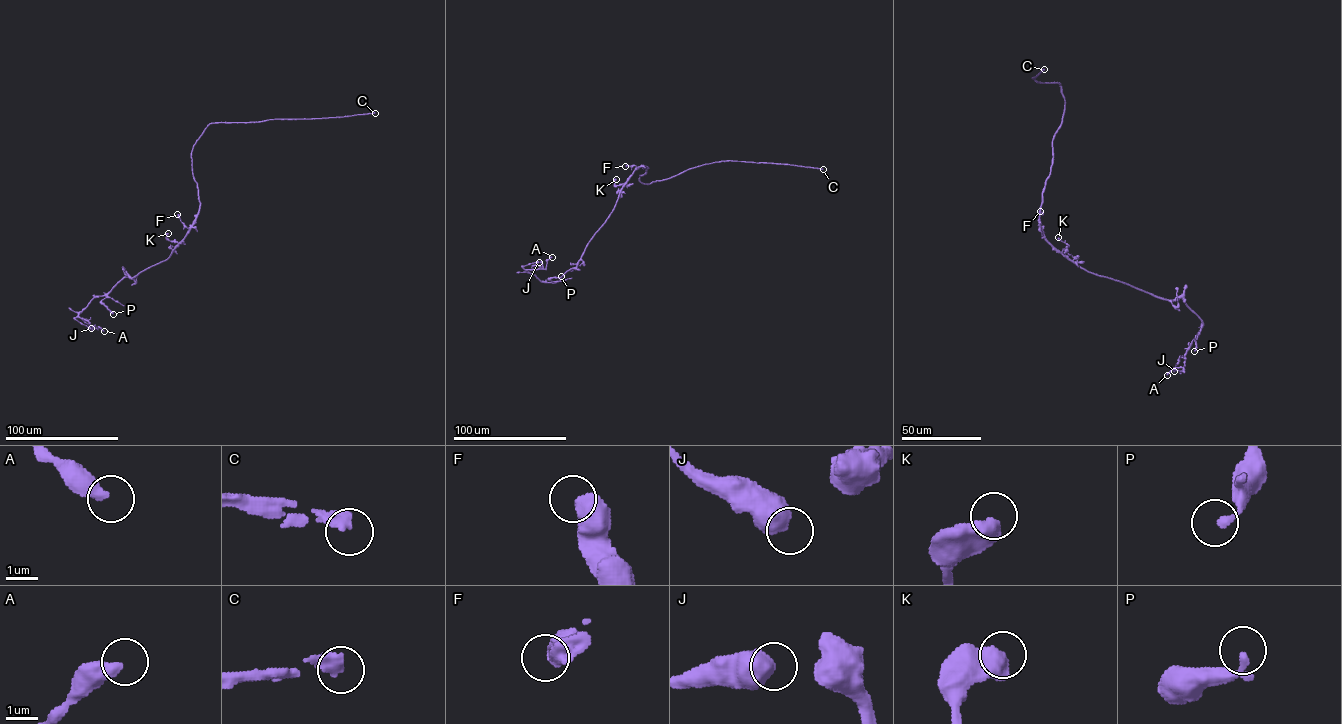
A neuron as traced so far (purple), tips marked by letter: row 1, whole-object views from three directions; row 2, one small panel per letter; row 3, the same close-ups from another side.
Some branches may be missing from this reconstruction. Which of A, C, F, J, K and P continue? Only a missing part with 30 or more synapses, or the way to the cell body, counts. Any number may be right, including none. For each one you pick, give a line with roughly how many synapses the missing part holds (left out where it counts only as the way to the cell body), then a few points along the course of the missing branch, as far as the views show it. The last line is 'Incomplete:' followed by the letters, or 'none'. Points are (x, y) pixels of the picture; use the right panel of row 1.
C: about 1000 synapses; missing branch runs (1044, 69), (1037, 66), (1030, 70), (1047, 68), (1050, 71), (1048, 12)
Incomplete: C

